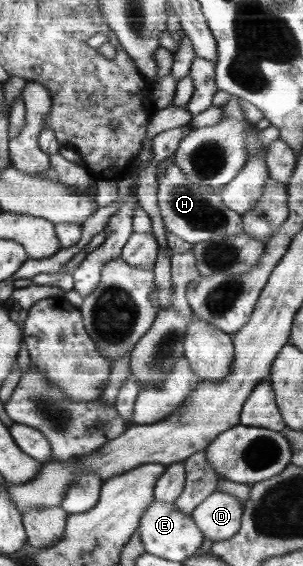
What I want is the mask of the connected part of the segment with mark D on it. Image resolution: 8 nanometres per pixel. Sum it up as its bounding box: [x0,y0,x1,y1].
[190,491,244,542]

